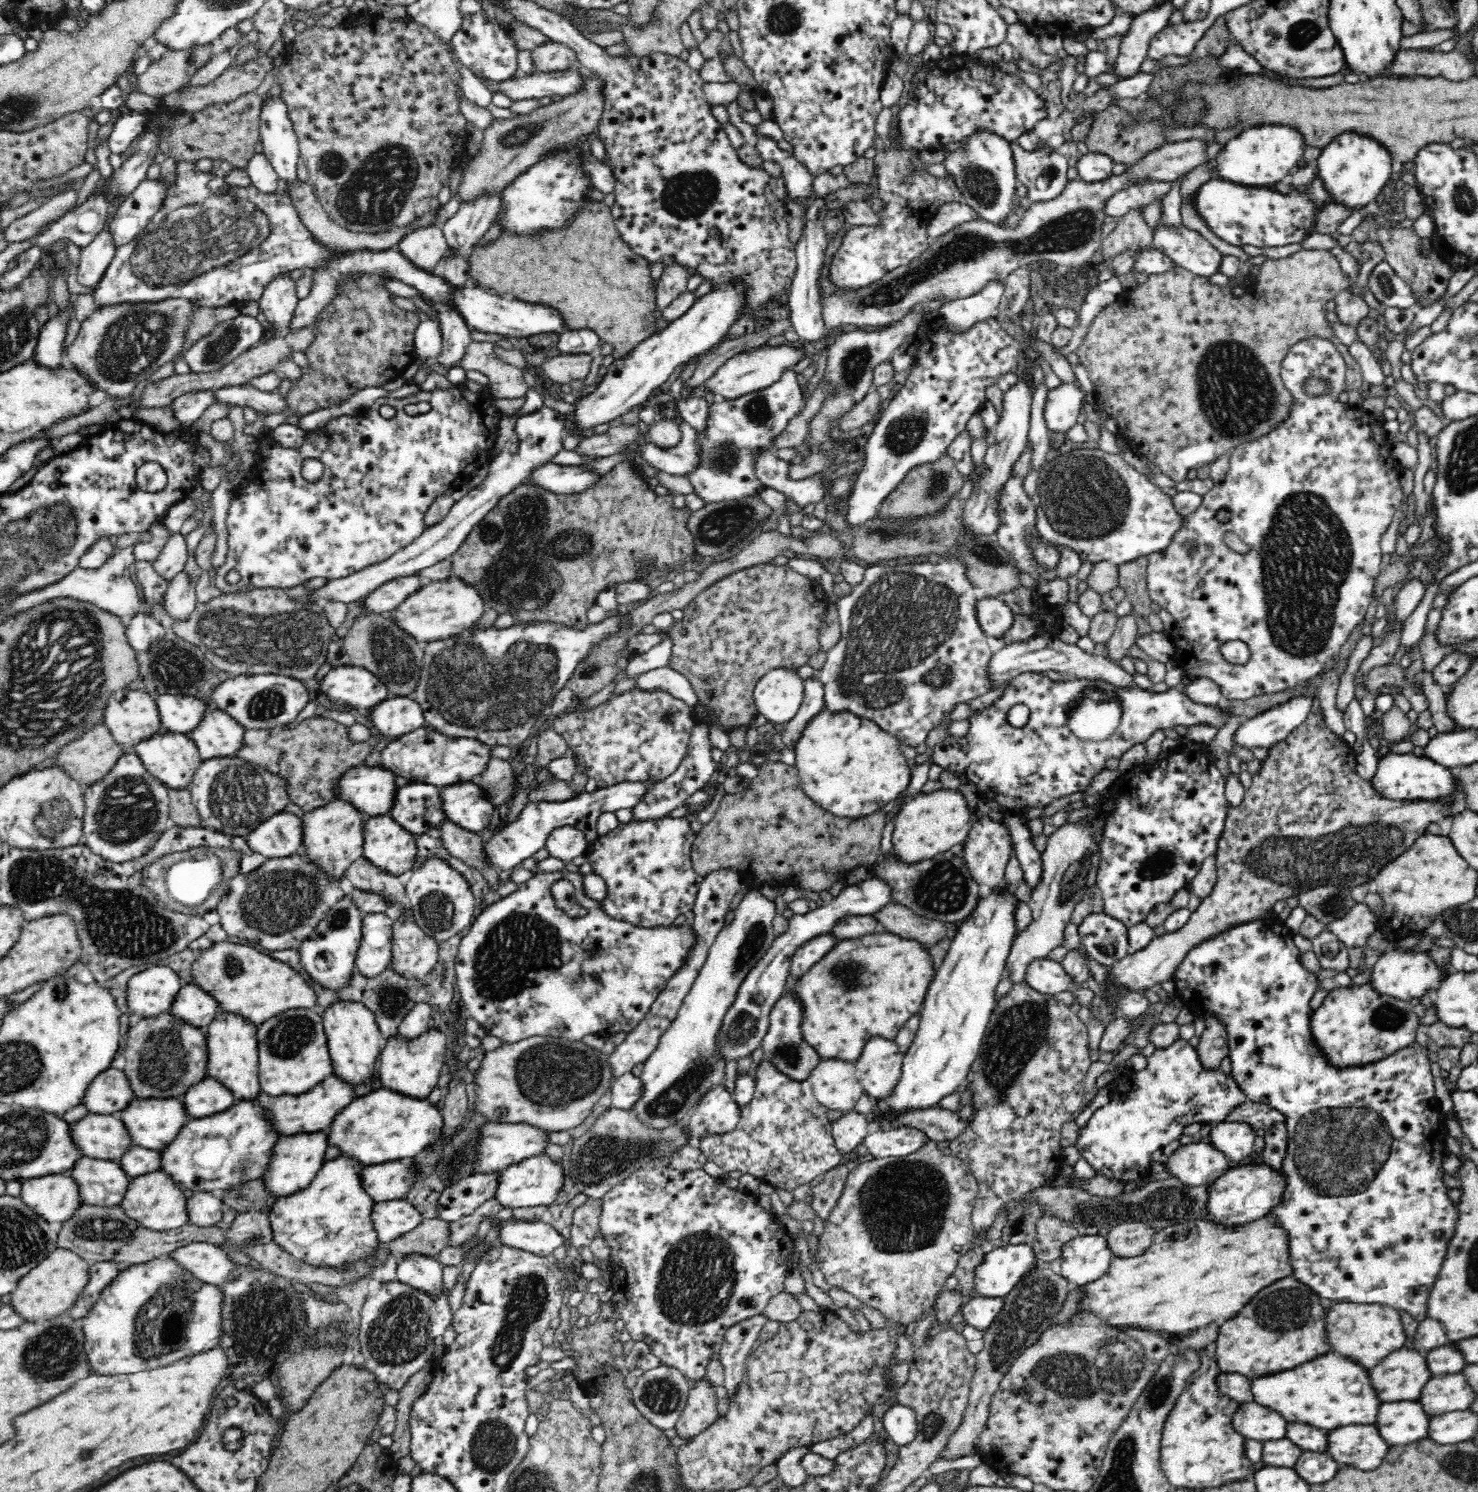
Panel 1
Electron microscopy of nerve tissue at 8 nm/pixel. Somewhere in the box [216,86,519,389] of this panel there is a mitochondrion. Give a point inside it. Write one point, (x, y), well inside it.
(372, 192)

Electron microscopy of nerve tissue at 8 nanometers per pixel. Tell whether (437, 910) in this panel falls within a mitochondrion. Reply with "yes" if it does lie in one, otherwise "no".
yes

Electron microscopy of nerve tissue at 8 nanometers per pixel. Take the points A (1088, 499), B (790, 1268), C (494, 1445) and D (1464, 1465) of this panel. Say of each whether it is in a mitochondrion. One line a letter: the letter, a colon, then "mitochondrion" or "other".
A: mitochondrion
B: other
C: mitochondrion
D: mitochondrion

